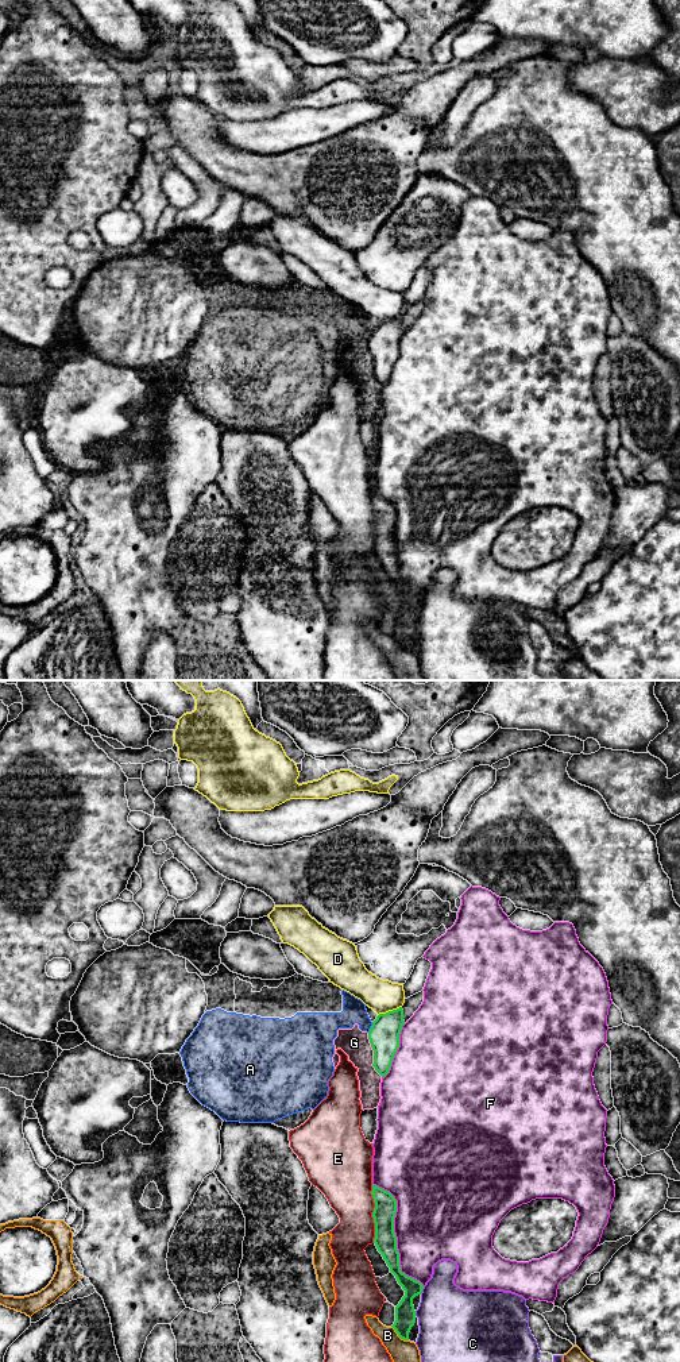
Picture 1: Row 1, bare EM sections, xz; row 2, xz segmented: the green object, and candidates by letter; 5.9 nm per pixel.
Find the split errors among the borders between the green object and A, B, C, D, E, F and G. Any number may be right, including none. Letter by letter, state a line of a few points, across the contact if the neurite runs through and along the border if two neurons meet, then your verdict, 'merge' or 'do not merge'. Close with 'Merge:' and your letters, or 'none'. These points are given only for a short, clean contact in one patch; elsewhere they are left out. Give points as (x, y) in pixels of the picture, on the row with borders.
A: xz (373, 1022), (367, 1031) | do not merge
B: do not merge
C: do not merge
D: do not merge
E: do not merge
F: do not merge
G: xz (367, 1033), (373, 1050), (373, 1067), (382, 1076) | do not merge
Merge: none

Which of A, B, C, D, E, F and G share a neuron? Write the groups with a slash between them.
A G / B / C / D / E / F

